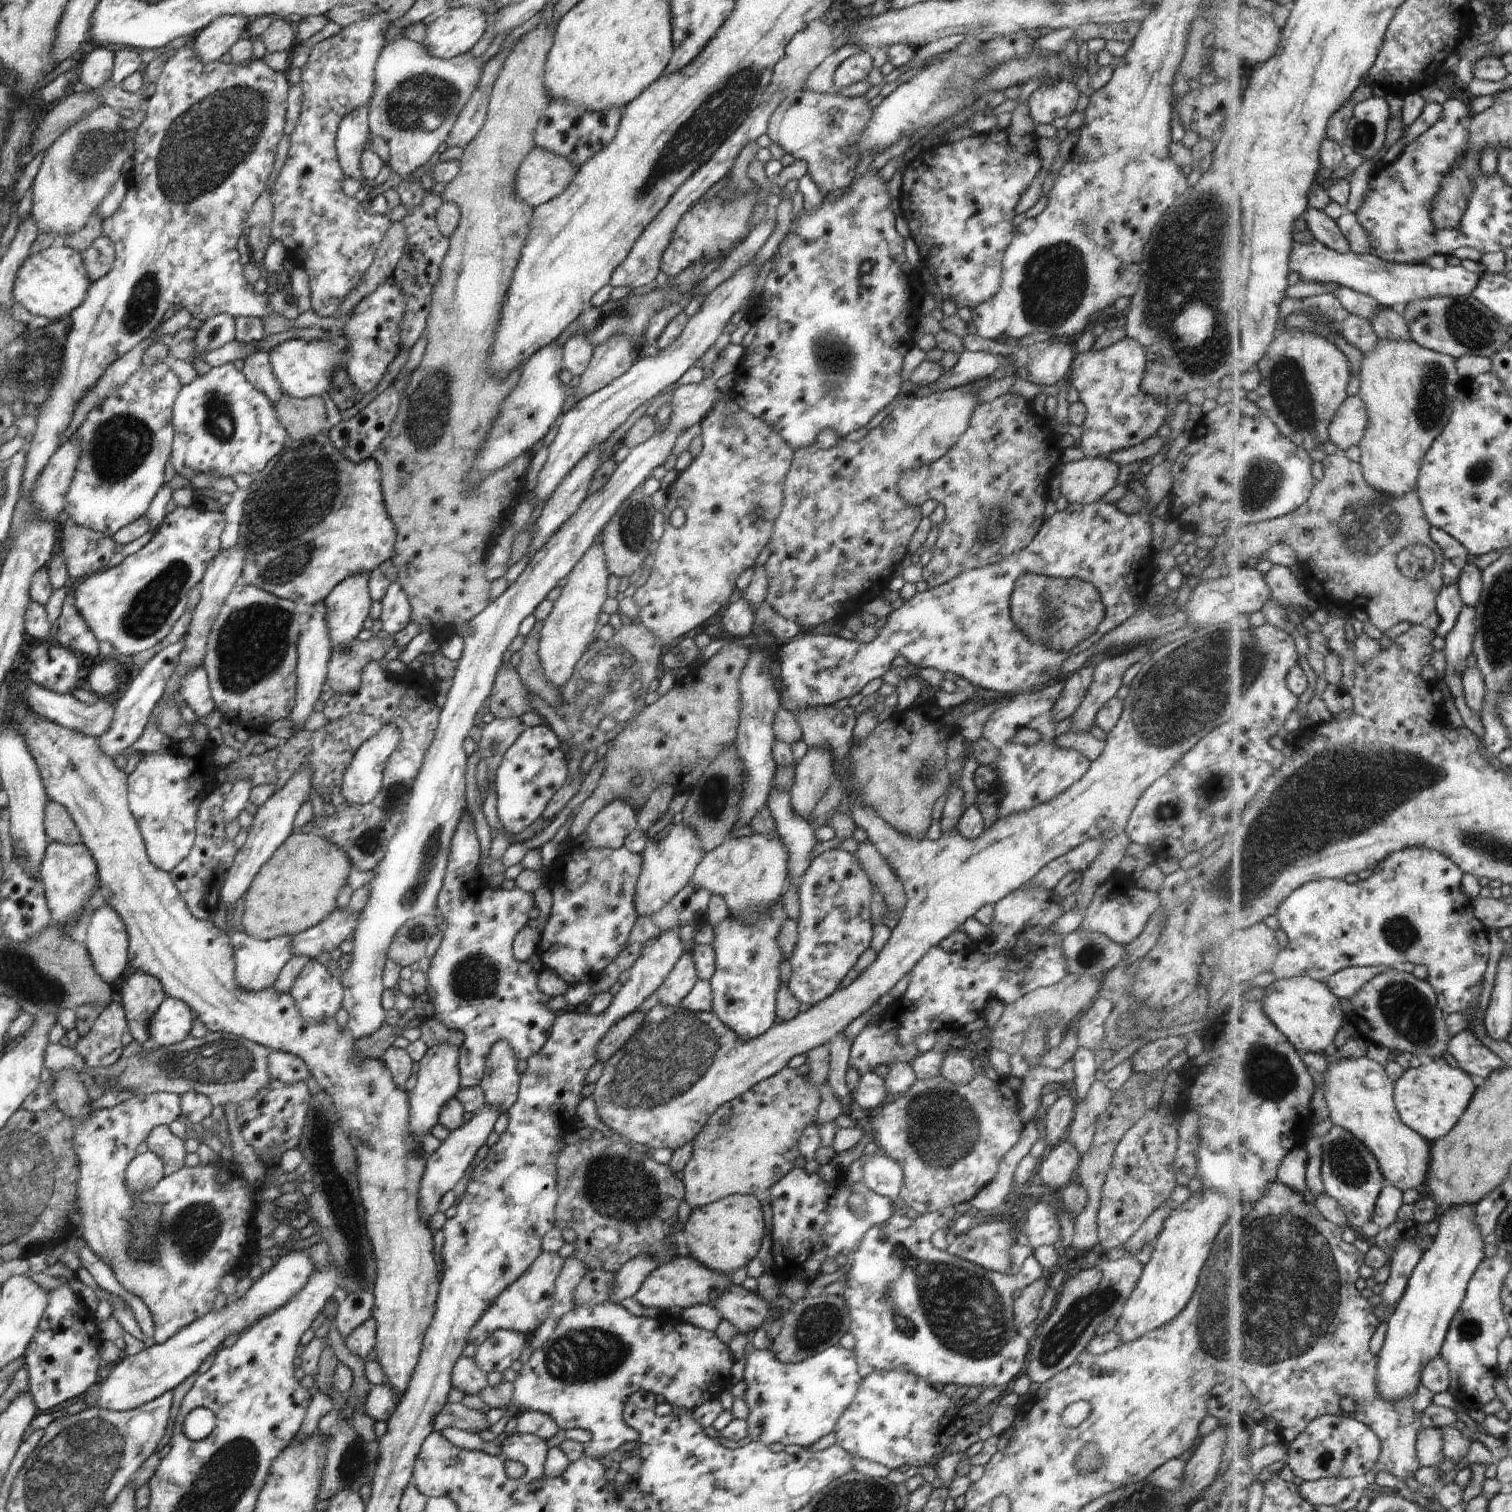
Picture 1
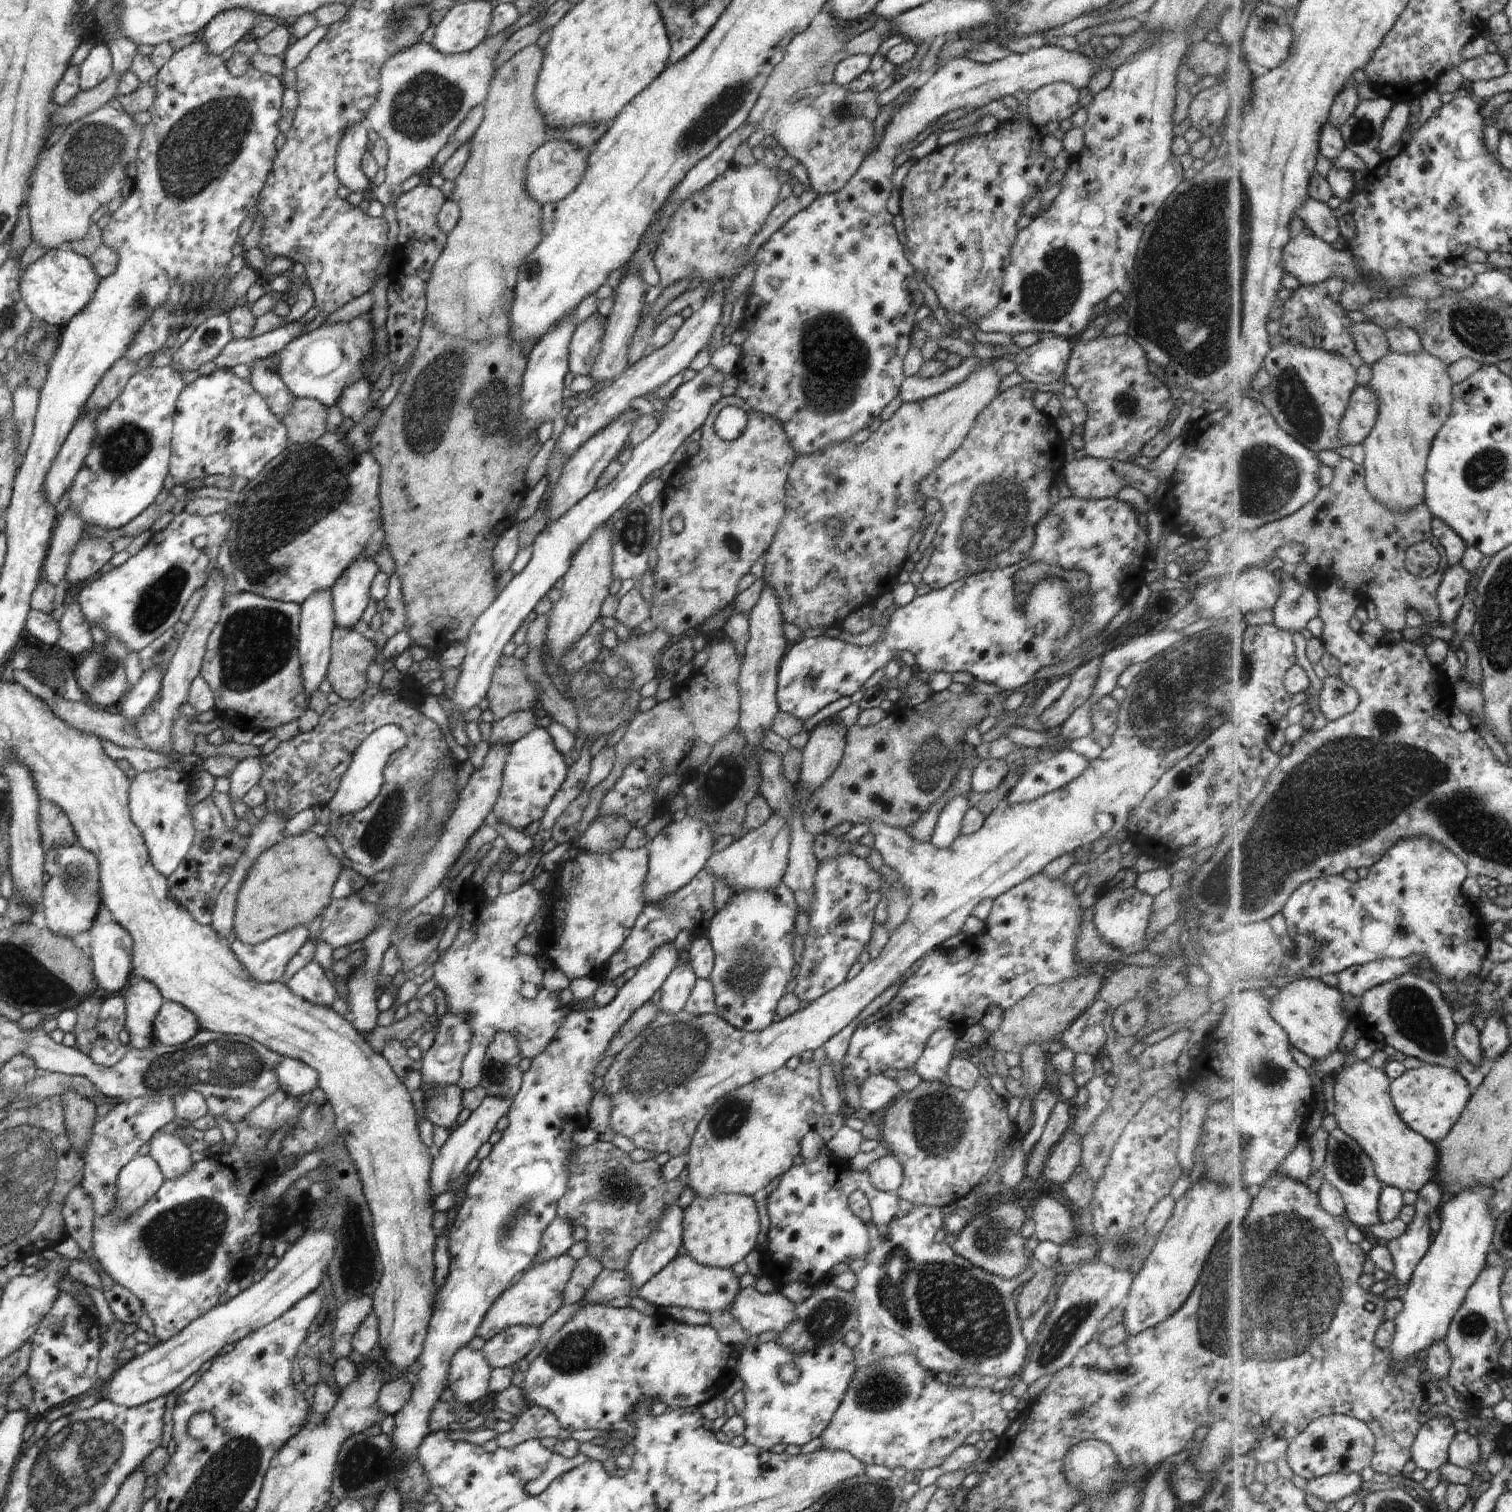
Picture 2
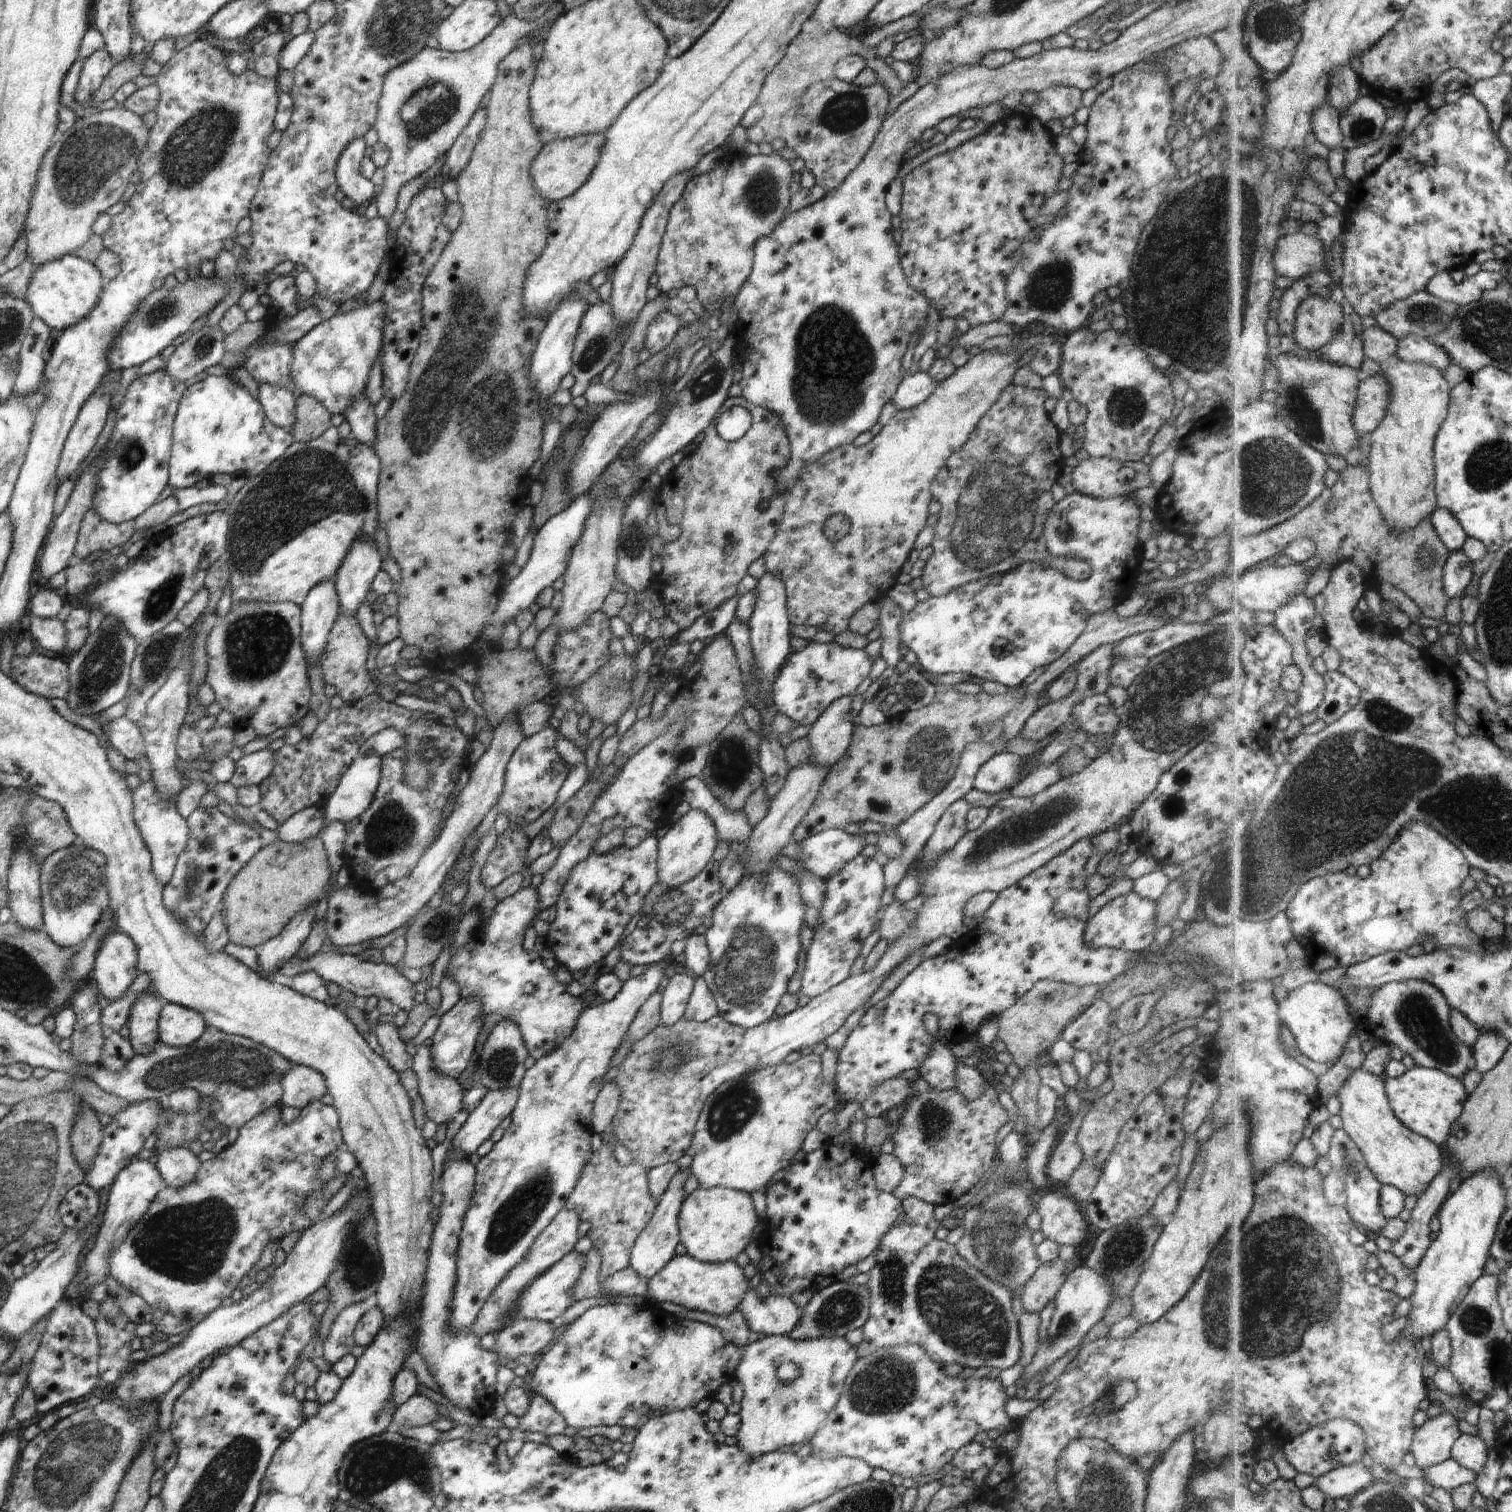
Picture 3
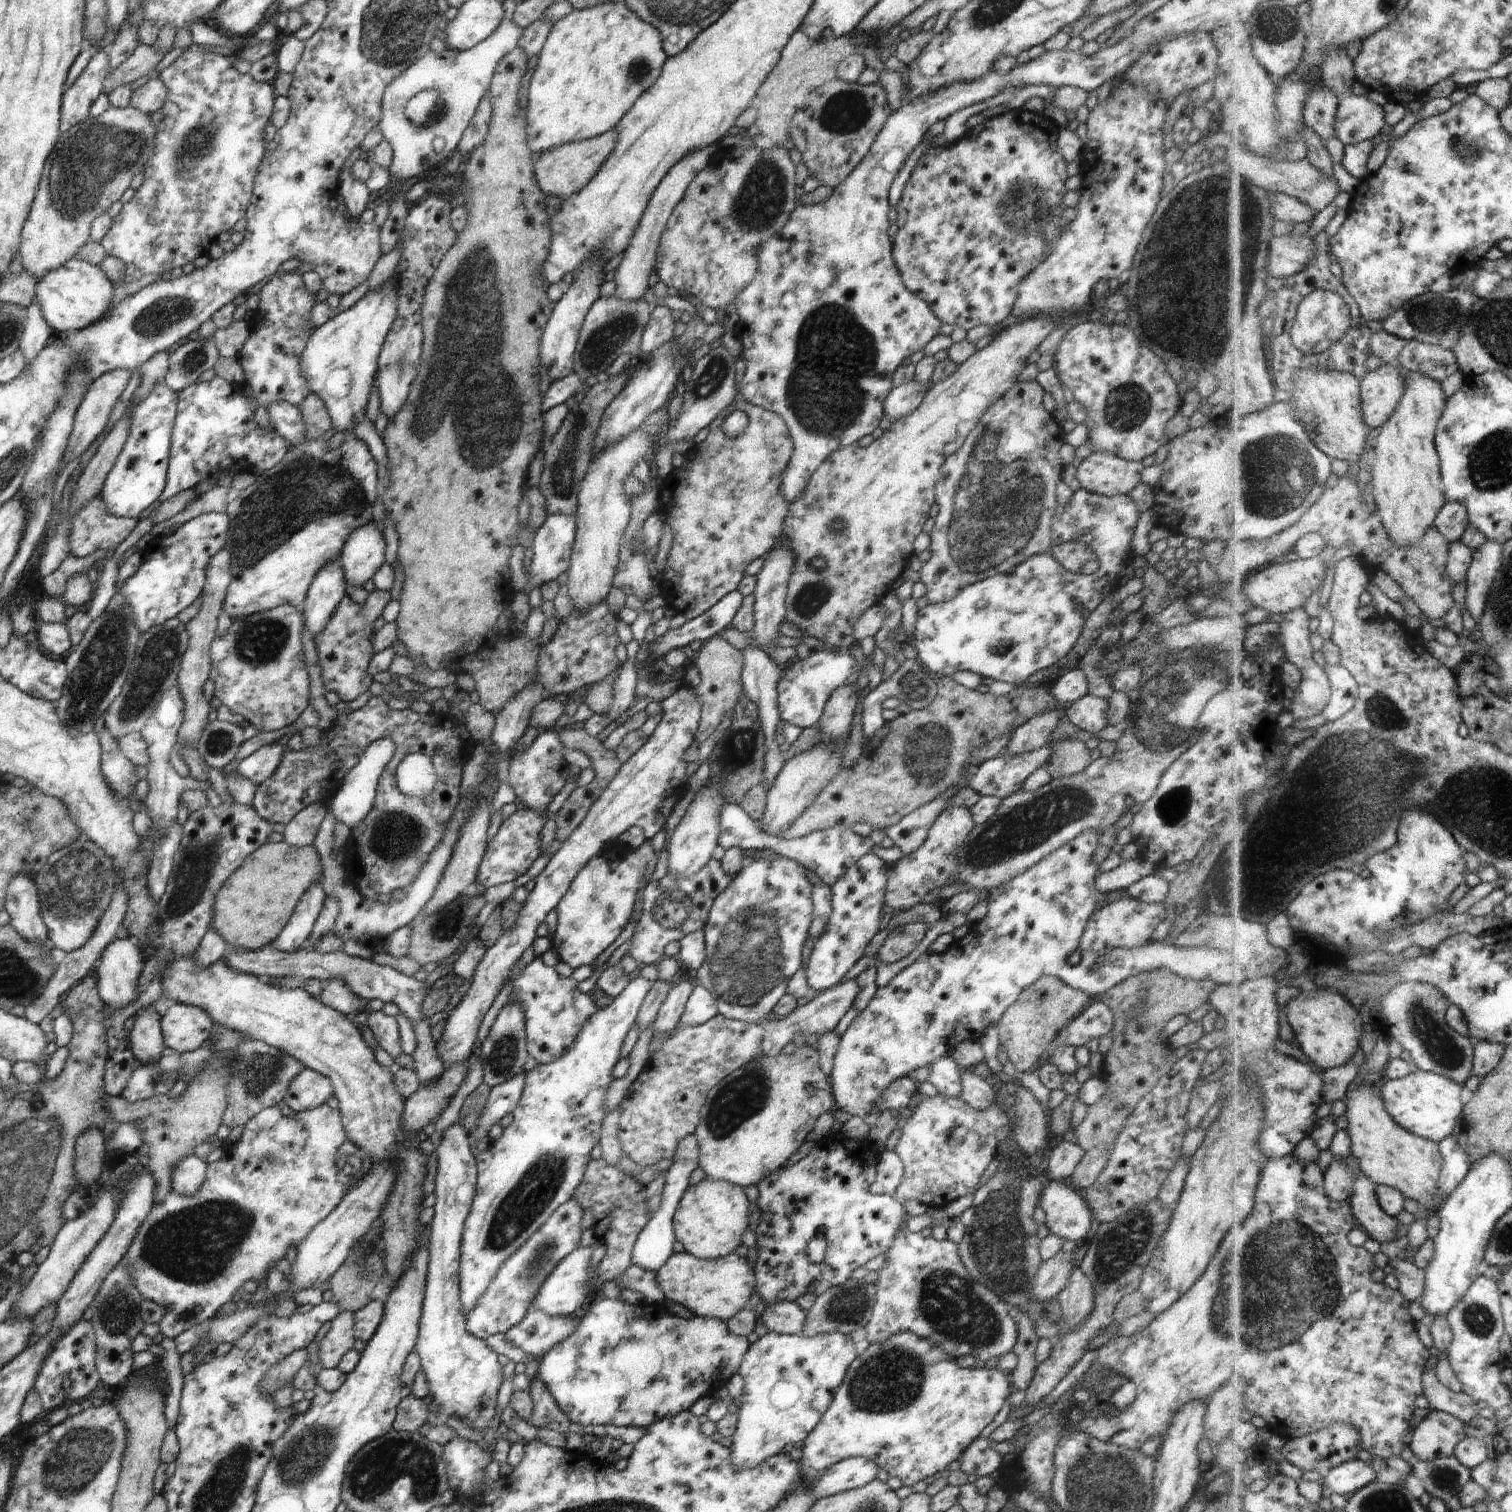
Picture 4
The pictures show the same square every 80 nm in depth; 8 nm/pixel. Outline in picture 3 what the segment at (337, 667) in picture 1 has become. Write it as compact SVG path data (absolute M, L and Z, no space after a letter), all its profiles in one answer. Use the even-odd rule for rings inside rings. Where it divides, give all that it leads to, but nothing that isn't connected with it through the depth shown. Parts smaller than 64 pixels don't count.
M339 614L330 630L330 638L326 642L326 652L320 656L320 666L326 684L334 686L337 694L346 703L356 703L366 696L366 689L372 676L367 672L370 642L361 631L356 618L350 614Z

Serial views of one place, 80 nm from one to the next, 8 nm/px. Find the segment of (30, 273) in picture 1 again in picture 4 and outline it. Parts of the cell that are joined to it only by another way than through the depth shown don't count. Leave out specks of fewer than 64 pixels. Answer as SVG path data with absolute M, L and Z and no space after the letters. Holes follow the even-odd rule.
M78 257L48 271L36 283L35 300L40 305L46 322L64 335L97 323L113 304L115 286L102 269Z

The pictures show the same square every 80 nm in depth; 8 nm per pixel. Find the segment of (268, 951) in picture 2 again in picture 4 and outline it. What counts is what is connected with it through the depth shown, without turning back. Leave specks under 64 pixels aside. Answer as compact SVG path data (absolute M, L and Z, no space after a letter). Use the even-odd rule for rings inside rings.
M321 882L312 883L299 898L294 912L287 920L282 932L269 946L287 953L302 948L318 920L326 897L327 894L324 892Z

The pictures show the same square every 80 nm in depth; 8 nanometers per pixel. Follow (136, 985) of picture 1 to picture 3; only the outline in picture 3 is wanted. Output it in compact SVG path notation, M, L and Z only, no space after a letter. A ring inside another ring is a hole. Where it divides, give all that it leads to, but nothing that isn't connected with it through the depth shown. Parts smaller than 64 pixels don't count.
M154 990L142 992L134 1002L128 1027L130 1030L129 1041L135 1054L152 1054L160 1044L158 1038L158 1020L162 1006L154 994Z

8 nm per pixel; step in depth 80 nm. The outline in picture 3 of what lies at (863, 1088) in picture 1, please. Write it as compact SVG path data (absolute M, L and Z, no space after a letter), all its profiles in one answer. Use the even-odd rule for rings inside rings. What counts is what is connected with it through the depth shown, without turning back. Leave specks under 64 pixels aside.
M886 1078L880 1082L870 1098L862 1102L867 1117L881 1117L887 1111L902 1106L914 1091L909 1088L909 1082L902 1078Z

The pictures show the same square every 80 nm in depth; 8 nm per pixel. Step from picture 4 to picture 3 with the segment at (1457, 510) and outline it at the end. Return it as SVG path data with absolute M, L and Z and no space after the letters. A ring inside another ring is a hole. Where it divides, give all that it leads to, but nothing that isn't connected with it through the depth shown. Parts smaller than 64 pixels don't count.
M1440 507L1432 516L1431 521L1451 552L1463 549L1469 534L1454 511Z

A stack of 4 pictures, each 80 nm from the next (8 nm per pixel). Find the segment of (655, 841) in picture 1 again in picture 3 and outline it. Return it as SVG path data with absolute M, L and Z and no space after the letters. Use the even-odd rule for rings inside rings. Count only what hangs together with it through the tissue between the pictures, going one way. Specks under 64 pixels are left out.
M690 808L682 818L669 823L669 830L657 840L658 857L656 858L656 884L666 888L678 888L693 880L712 860L717 845L717 832L714 822L702 810Z

